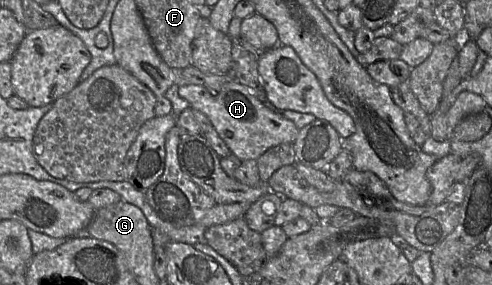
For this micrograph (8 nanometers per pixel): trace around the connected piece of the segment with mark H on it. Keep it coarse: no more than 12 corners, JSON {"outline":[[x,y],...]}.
{"outline":[[235,79],[178,87],[241,161],[299,129]]}

